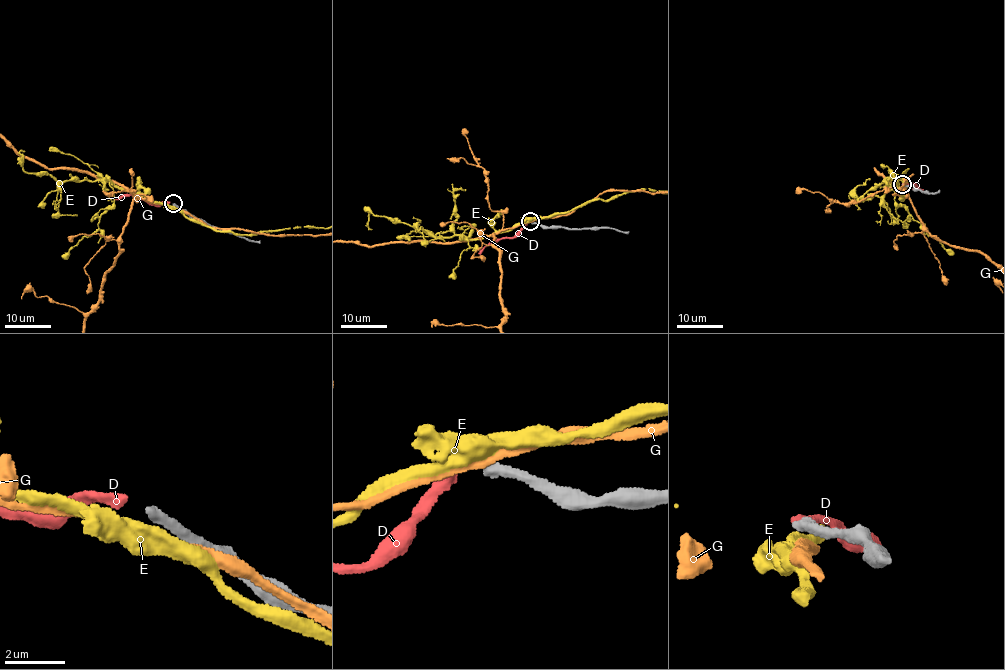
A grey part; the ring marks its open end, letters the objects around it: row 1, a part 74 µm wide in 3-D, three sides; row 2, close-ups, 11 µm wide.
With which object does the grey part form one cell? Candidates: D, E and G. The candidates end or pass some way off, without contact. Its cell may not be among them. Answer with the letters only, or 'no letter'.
D

